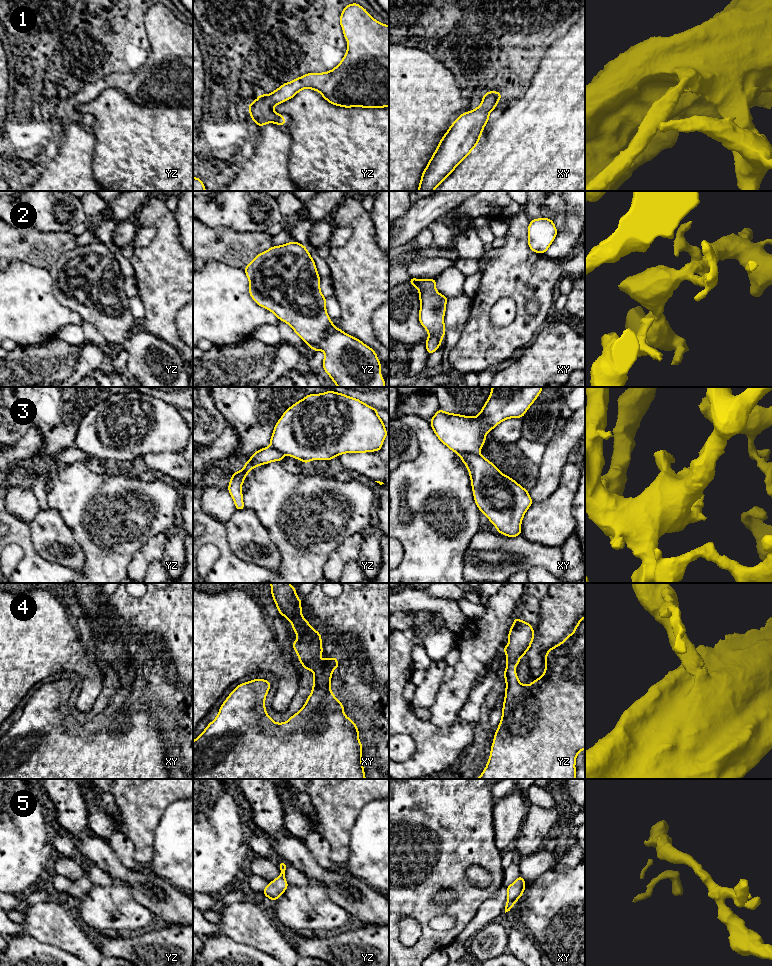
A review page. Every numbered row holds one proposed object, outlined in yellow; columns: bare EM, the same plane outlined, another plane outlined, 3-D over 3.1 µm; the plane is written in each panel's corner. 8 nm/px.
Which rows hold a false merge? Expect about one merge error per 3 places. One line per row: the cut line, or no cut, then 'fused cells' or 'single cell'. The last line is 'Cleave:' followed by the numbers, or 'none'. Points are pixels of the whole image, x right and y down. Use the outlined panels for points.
1: no cut; single cell
2: no cut; single cell
3: no cut; single cell
4: no cut; single cell
5: no cut; single cell
Cleave: none

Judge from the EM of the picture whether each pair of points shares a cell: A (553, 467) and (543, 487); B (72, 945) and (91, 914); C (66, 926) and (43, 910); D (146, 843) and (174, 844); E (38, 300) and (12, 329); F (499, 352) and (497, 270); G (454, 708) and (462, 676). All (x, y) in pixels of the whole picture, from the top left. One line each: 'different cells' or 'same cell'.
A: same cell
B: different cells
C: same cell
D: different cells
E: same cell
F: same cell
G: same cell

